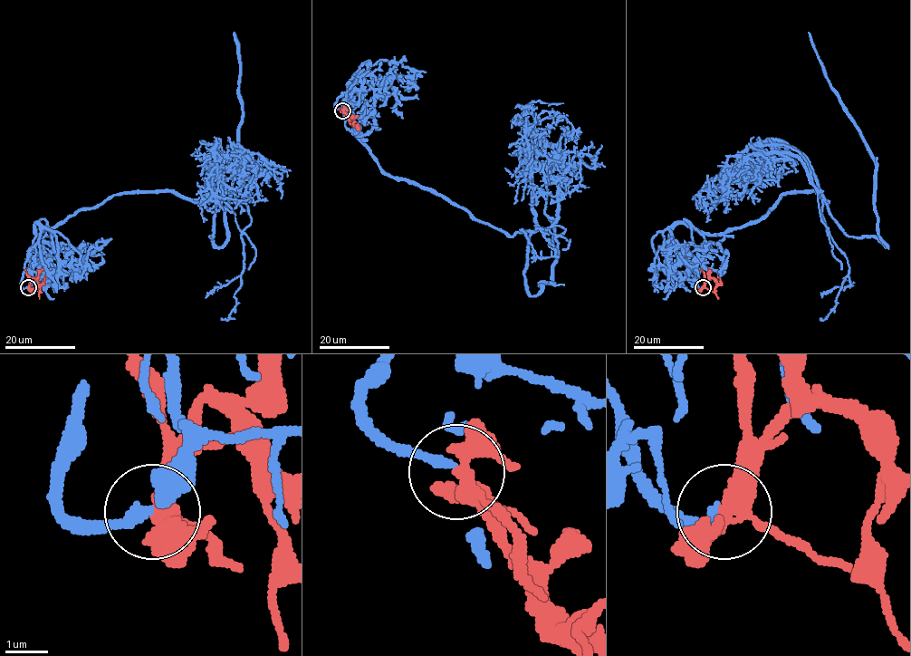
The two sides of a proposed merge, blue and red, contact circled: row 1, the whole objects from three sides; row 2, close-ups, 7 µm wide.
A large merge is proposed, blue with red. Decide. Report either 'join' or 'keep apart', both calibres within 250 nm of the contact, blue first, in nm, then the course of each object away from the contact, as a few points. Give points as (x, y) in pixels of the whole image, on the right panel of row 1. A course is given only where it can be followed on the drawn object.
join | 240/320 nm | blue via (703, 287), (670, 231), (724, 234), (785, 193), (814, 192), (848, 236), (887, 246), (876, 159), (809, 32) | red via (703, 287), (712, 278), (718, 298)

